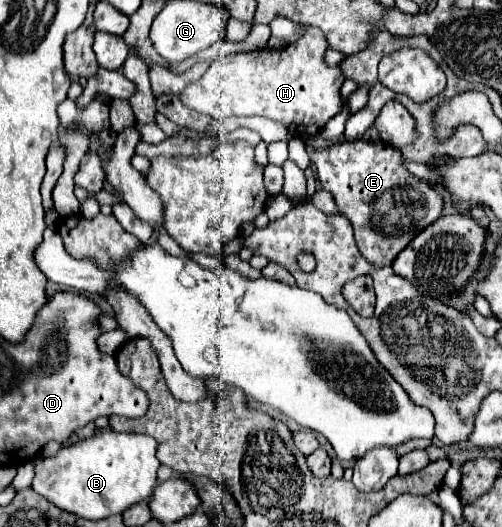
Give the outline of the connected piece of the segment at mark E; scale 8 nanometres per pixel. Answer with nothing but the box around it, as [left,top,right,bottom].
[306,138,444,267]

